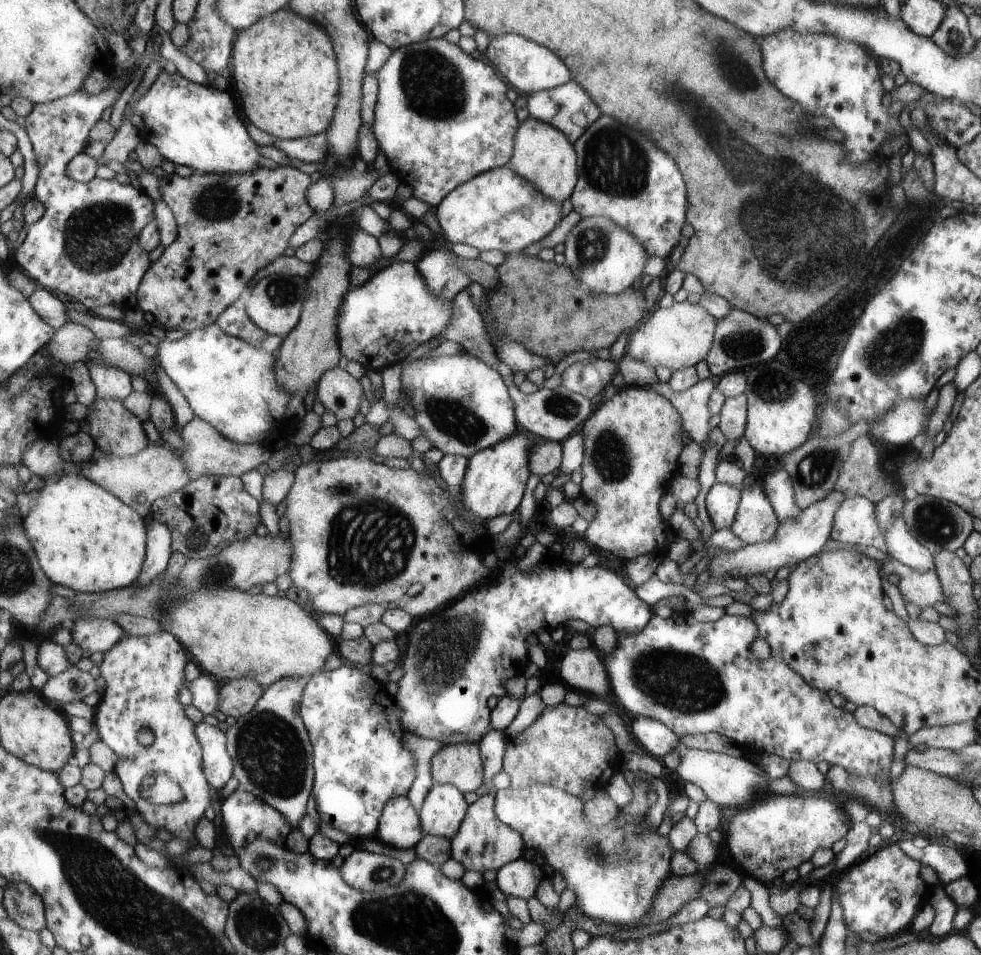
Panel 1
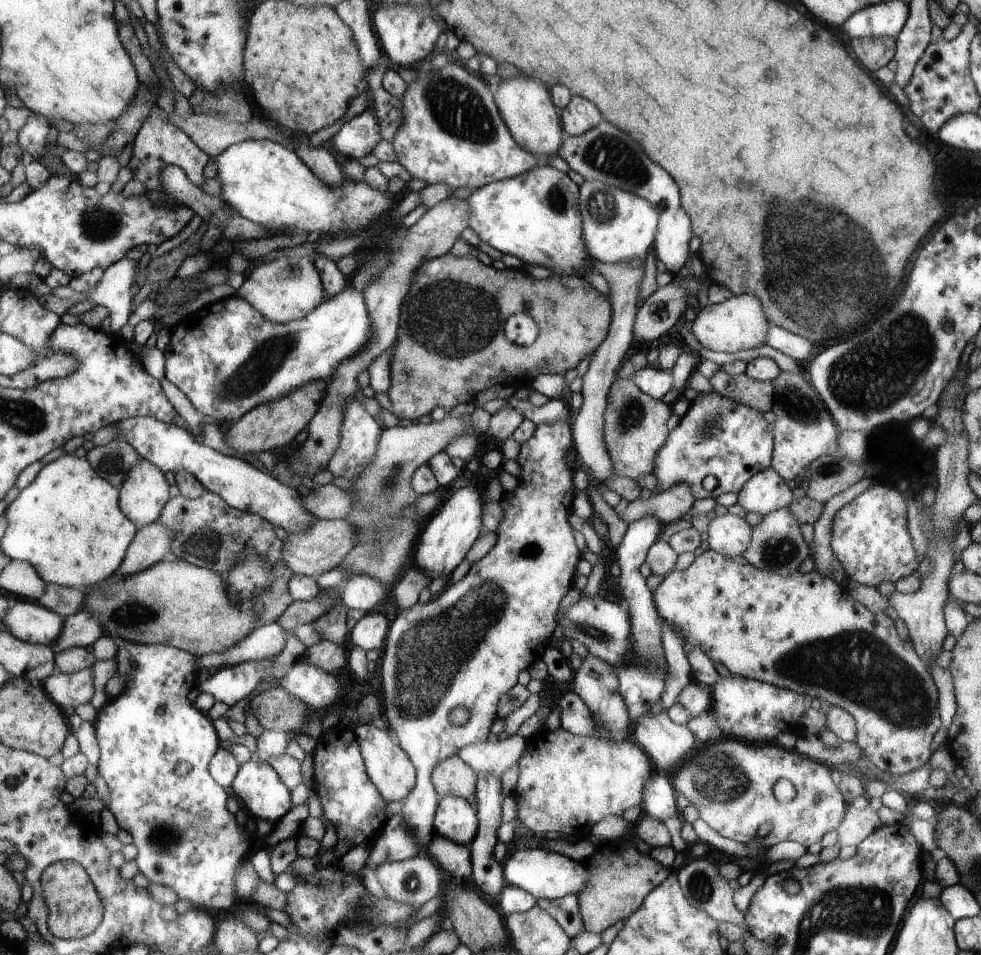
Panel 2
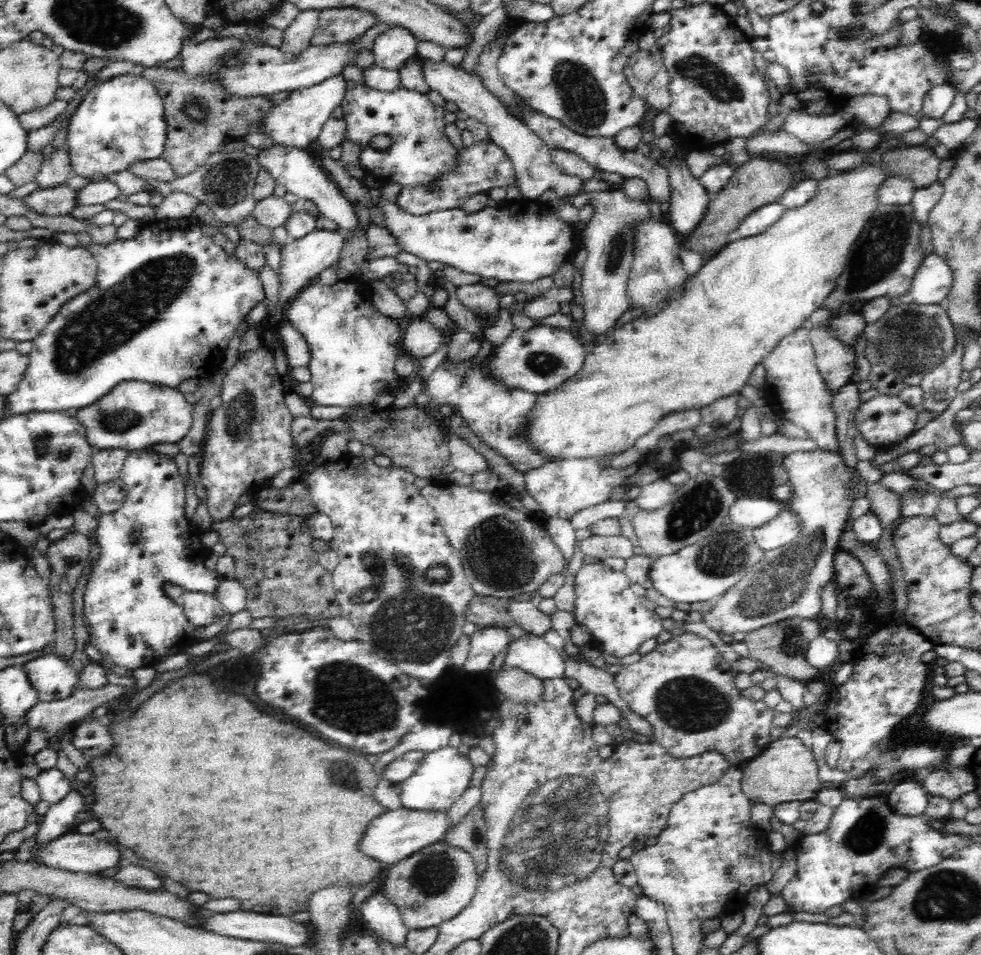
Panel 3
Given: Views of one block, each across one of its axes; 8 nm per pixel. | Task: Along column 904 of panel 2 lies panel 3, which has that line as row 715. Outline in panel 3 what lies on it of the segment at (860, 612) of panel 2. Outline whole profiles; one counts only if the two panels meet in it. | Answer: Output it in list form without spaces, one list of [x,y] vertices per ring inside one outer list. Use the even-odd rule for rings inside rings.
[[[684,632],[681,636],[673,636],[671,640],[668,640],[665,644],[658,644],[652,652],[642,655],[642,659],[626,668],[622,668],[618,674],[614,675],[614,682],[618,687],[618,692],[622,700],[626,702],[628,708],[634,713],[635,716],[641,717],[649,724],[652,724],[654,734],[650,737],[650,741],[662,745],[666,750],[675,757],[690,758],[691,756],[698,756],[702,752],[710,752],[715,750],[721,752],[725,758],[729,761],[730,766],[743,766],[749,762],[752,758],[757,757],[766,750],[767,746],[771,742],[770,729],[773,728],[772,721],[775,714],[775,709],[766,706],[763,701],[753,701],[744,698],[741,694],[741,690],[735,685],[735,672],[733,667],[721,656],[721,653],[716,649],[716,646],[712,645],[710,640],[698,636],[698,634],[691,634],[690,632]]]

